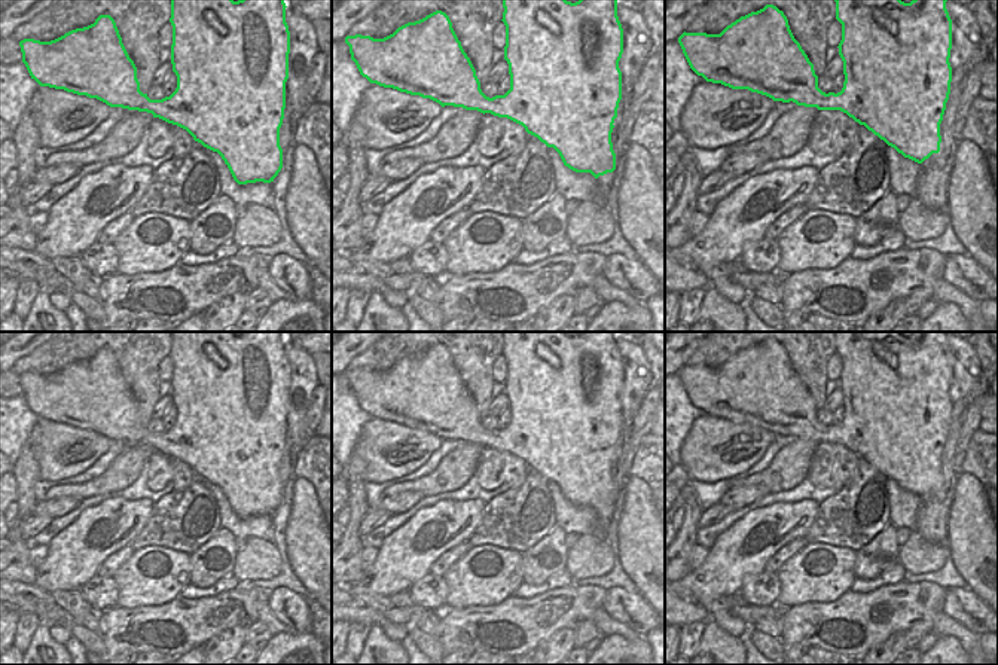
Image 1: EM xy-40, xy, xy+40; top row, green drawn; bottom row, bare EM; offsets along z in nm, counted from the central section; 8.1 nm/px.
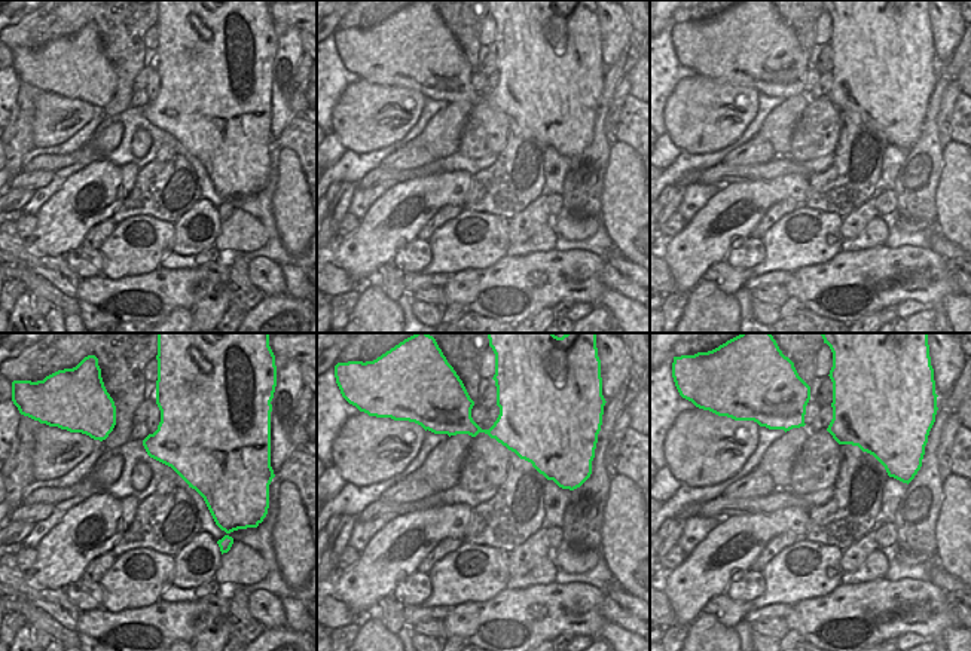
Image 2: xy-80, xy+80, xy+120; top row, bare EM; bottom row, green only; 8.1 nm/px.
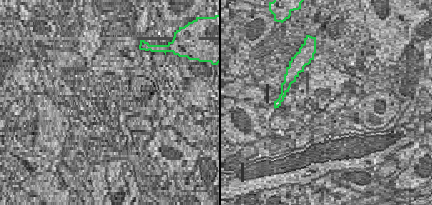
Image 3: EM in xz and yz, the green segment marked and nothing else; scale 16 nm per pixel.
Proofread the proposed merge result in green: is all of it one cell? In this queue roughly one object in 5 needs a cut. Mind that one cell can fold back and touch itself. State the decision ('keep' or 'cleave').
keep

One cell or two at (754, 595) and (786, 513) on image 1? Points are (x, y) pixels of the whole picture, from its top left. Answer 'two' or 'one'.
two

